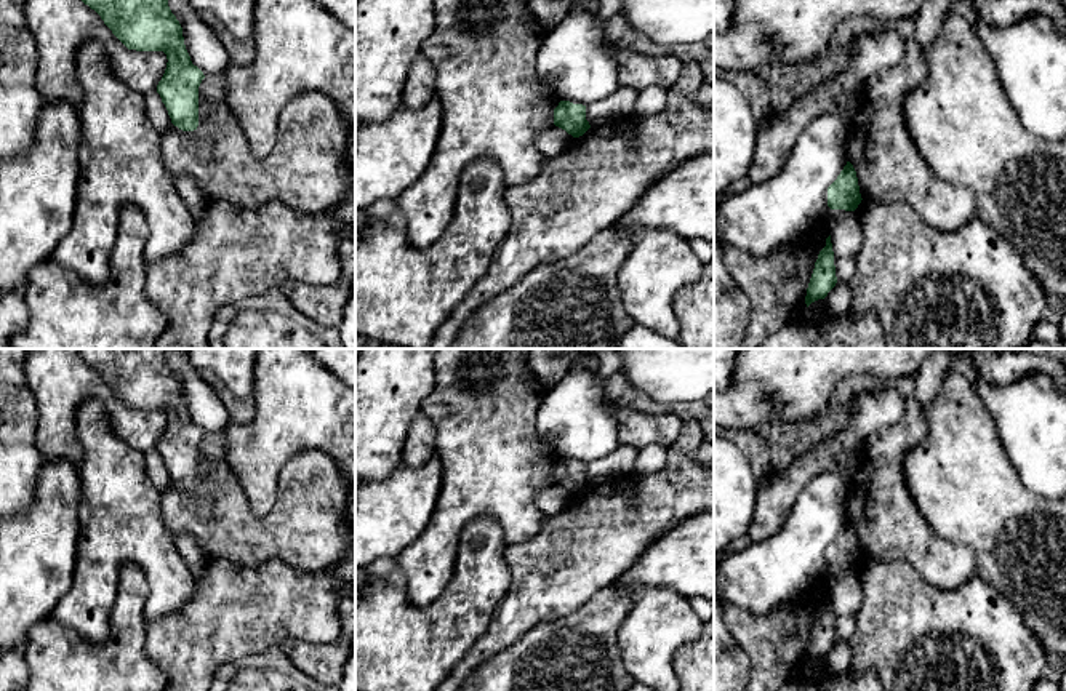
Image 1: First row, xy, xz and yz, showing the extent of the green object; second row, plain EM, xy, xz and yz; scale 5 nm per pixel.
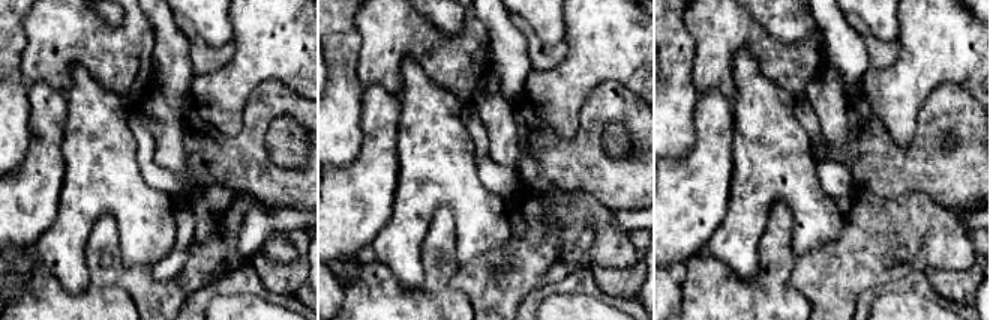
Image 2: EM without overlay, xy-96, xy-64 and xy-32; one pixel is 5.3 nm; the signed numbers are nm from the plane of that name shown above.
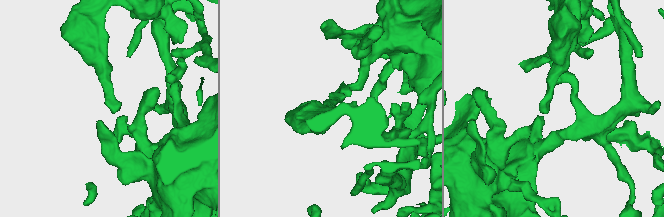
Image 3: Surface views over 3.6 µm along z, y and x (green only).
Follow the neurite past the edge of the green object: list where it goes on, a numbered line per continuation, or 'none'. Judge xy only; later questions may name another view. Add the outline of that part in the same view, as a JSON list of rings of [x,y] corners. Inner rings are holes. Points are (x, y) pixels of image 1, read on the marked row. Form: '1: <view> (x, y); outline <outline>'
none

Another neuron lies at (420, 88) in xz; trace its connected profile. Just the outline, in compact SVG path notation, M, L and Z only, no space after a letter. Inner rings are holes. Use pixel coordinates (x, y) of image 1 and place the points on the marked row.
M418 56L407 75L403 88L403 107L410 110L419 110L427 106L435 94L435 69L431 61Z

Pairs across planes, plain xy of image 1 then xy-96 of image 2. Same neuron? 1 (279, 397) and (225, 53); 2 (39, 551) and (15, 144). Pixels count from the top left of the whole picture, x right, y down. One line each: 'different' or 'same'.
1: different
2: different

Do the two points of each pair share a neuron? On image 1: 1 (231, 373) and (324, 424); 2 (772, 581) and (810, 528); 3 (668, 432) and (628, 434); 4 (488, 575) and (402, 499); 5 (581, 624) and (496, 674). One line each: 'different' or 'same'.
1: different
2: same
3: same
4: different
5: same

